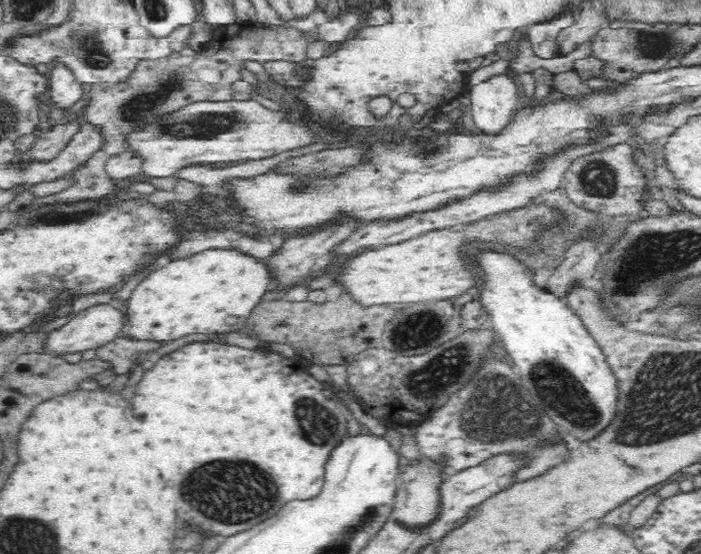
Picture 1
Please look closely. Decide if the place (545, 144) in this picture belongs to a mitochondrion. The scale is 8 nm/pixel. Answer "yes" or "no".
no

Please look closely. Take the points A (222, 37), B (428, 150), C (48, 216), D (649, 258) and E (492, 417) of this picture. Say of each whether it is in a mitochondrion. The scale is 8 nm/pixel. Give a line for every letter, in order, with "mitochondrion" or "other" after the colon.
A: other
B: other
C: mitochondrion
D: mitochondrion
E: mitochondrion

